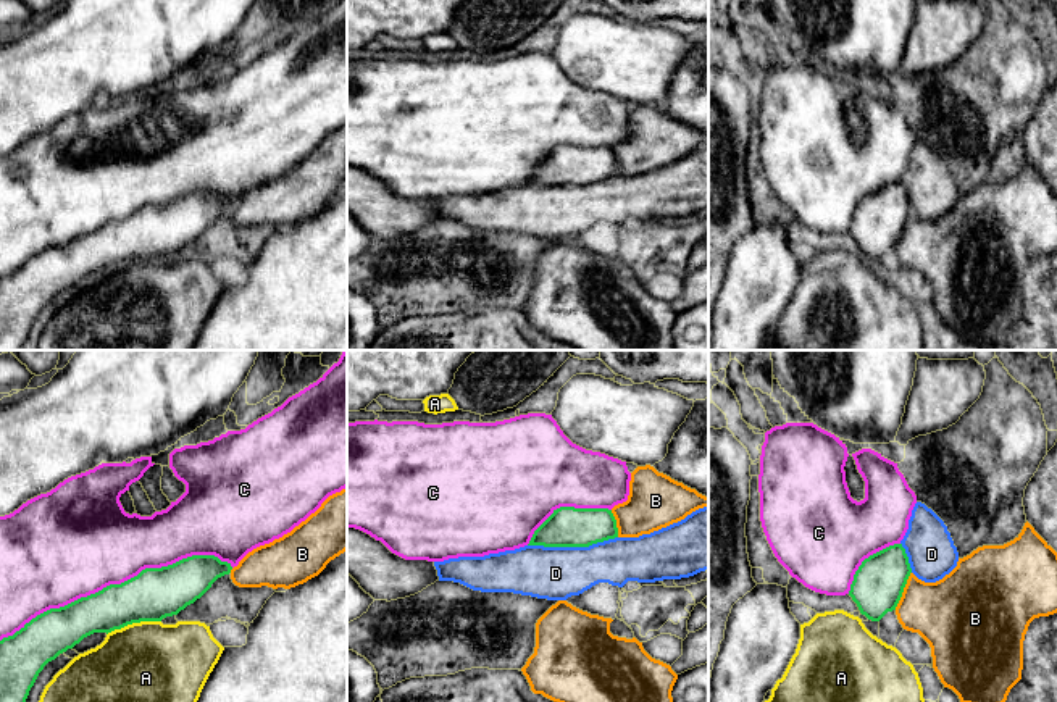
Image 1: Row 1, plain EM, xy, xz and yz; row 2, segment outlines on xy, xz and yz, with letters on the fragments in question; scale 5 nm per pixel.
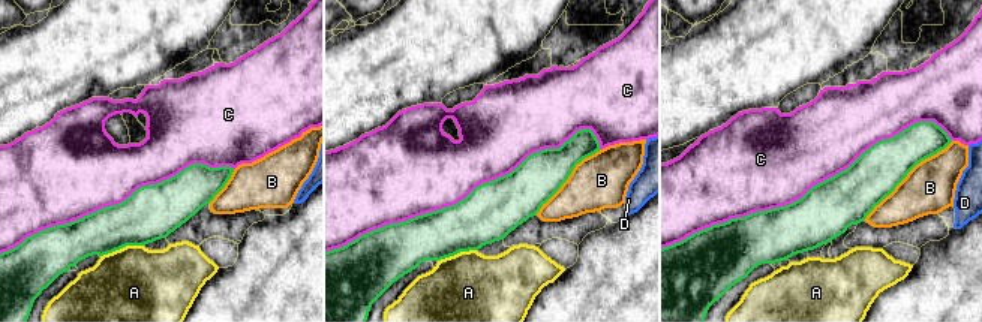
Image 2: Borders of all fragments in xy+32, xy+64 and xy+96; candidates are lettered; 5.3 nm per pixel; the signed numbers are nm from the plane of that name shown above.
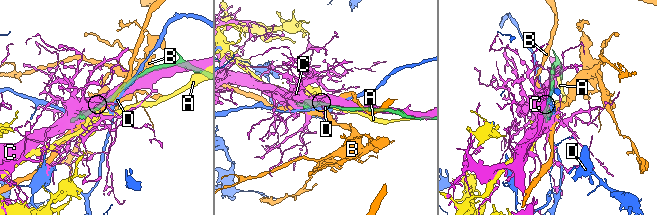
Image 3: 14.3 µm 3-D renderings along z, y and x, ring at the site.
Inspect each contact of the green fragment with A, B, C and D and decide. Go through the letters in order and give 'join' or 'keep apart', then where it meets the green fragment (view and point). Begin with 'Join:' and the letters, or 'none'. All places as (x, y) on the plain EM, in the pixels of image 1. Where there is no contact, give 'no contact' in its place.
Join: C
A: keep apart; contact xy (133, 260)
B: keep apart; contact yz (902, 229)
C: join; contact xy (116, 223)
D: keep apart; contact xz (572, 184)

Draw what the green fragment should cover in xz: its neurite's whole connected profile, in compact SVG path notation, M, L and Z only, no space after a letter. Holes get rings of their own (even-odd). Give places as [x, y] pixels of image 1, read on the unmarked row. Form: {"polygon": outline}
{"polygon": "M545 52L495 61L347 61L347 166L370 173L405 198L444 200L524 184L589 186L615 178L612 147L628 139L629 119L626 100L573 82Z"}

